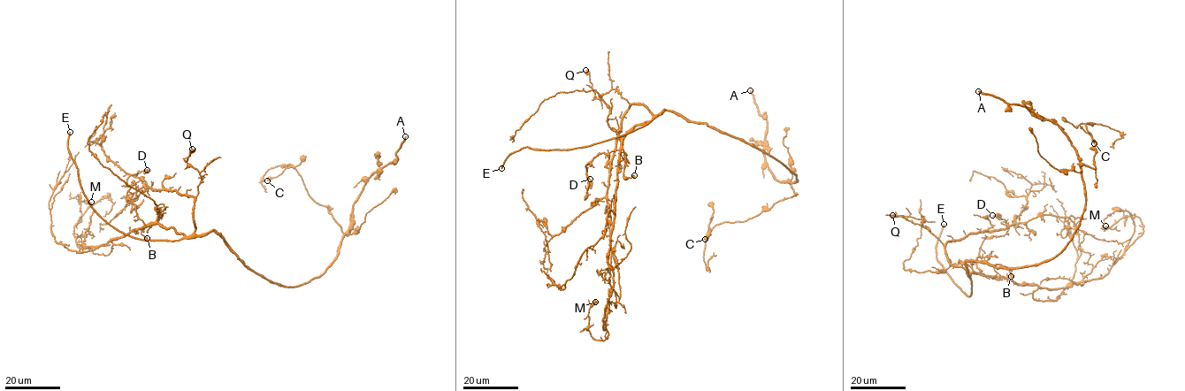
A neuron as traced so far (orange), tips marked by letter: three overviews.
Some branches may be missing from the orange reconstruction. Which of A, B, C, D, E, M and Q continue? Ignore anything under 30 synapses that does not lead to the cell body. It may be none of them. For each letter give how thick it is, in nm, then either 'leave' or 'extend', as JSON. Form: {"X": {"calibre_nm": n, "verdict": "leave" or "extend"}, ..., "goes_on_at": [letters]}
{"A": {"calibre_nm": 320, "verdict": "extend"}, "B": {"calibre_nm": 100, "verdict": "leave"}, "C": {"calibre_nm": 500, "verdict": "leave"}, "D": {"calibre_nm": 200, "verdict": "leave"}, "E": {"calibre_nm": 360, "verdict": "leave"}, "M": {"calibre_nm": 400, "verdict": "leave"}, "Q": {"calibre_nm": 600, "verdict": "leave"}, "goes_on_at": ["A"]}

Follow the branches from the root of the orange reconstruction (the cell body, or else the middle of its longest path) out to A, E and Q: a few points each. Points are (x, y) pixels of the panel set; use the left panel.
A: (226, 241), (245, 265), (282, 285), (297, 287), (317, 278), (337, 256), (368, 179), (398, 159), (405, 136)
E: (226, 241), (210, 230), (178, 241), (149, 241), (114, 228), (83, 192), (68, 149), (70, 132)
Q: (226, 241), (213, 231), (194, 233), (193, 211), (202, 180), (198, 171), (185, 161), (192, 149)

